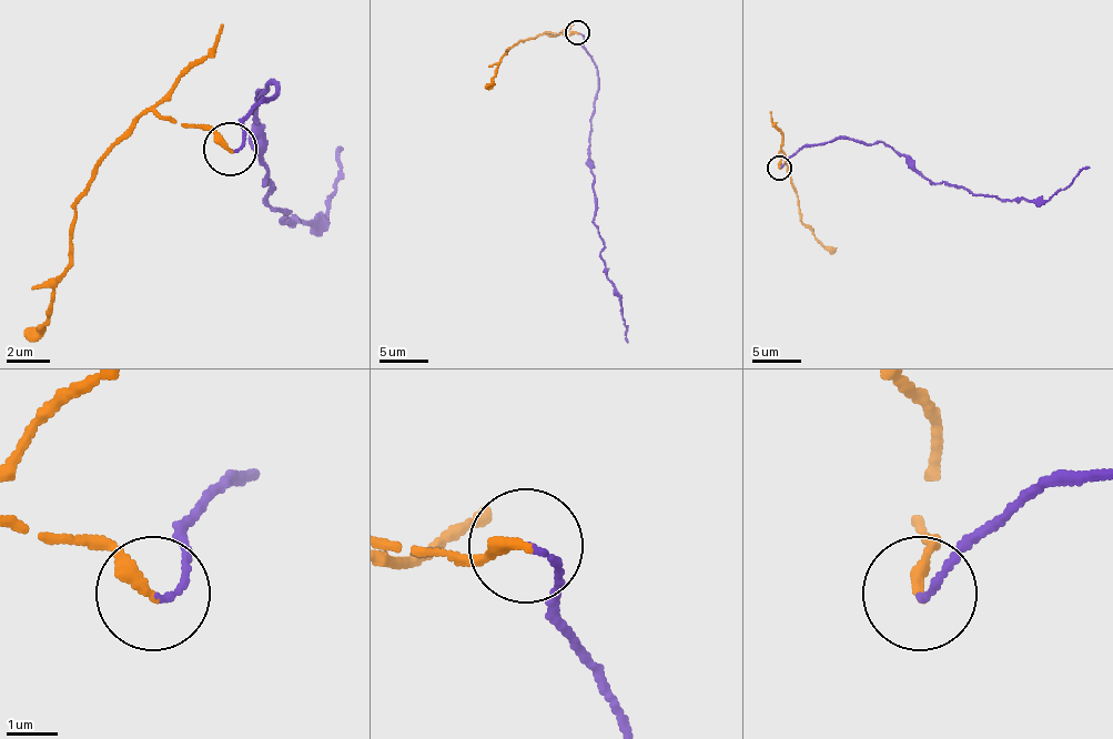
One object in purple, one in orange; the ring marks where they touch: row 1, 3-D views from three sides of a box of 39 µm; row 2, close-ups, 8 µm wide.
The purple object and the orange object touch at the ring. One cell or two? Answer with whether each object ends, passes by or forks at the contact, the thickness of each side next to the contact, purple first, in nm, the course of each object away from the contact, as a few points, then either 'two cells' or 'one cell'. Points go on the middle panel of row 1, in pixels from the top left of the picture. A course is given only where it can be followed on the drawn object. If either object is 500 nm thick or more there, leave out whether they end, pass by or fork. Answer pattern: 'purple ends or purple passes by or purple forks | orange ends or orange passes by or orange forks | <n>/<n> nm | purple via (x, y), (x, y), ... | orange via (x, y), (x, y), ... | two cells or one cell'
purple ends | orange ends | 120/280 nm | purple via (578, 33), (597, 70), (590, 138), (595, 225), (603, 240), (599, 259), (619, 303), (626, 342) | orange via (578, 33), (539, 33), (507, 50), (485, 89) | two cells

